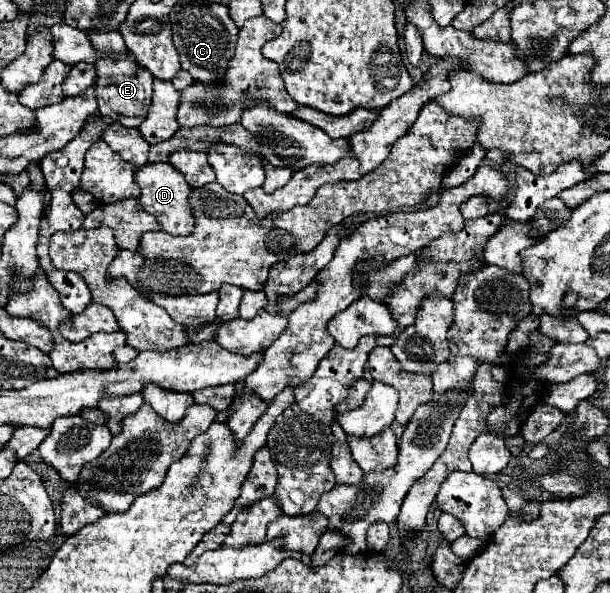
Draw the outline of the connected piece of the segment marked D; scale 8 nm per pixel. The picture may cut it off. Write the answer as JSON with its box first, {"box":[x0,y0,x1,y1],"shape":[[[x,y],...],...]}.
{"box":[135,163,193,235],"shape":[[[147,163],[135,169],[135,183],[141,189],[141,195],[137,199],[139,205],[159,221],[161,229],[171,235],[189,235],[193,231],[193,215],[187,203],[191,185],[185,181],[181,171],[173,169],[169,163]]]}

